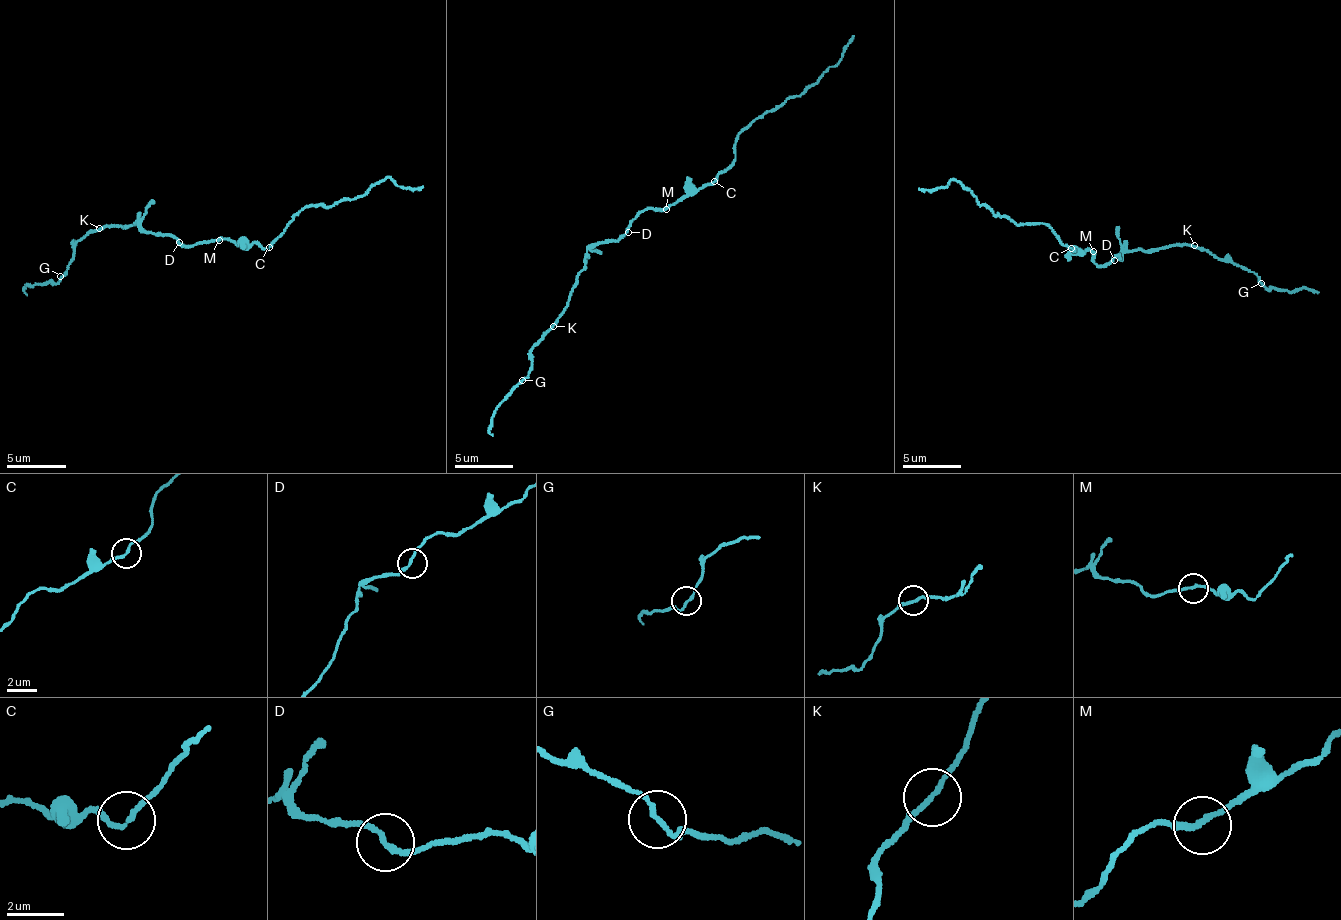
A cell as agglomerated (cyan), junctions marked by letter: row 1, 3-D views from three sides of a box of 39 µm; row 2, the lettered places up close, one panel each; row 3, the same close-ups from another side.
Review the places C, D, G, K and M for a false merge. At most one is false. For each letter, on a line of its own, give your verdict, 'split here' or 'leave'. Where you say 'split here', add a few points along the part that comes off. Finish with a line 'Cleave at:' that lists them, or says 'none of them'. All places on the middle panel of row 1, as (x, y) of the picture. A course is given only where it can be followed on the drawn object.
C: leave
D: leave
G: leave
K: leave
M: leave
Cleave at: none of them

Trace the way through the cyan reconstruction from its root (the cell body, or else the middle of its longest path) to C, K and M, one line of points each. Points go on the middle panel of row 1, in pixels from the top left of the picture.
C: (643, 213), (649, 207), (666, 209), (714, 180)
K: (643, 213), (637, 215), (619, 240), (598, 241), (586, 253), (586, 265), (577, 277), (567, 307), (552, 325)
M: (643, 213), (649, 207), (666, 209)

